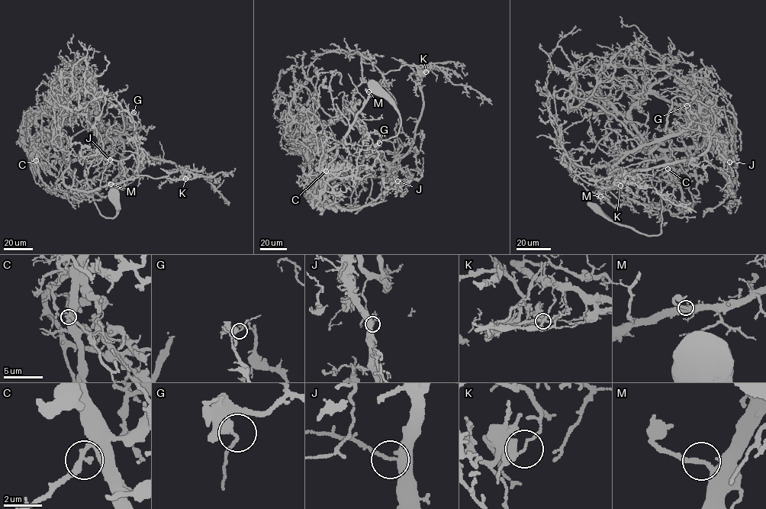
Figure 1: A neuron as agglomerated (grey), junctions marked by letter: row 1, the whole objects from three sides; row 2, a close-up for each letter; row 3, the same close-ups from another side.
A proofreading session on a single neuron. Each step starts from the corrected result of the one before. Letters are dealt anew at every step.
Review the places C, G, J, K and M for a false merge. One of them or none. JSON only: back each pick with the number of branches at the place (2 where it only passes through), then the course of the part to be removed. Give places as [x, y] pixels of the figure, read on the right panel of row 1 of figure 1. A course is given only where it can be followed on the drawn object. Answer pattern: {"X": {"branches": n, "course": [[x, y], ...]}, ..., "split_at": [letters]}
{"K": {"branches": 2, "course": [[620, 185], [628, 173], [698, 158], [711, 132], [642, 143], [586, 101], [612, 78], [614, 55], [628, 76]]}, "split_at": ["K"]}

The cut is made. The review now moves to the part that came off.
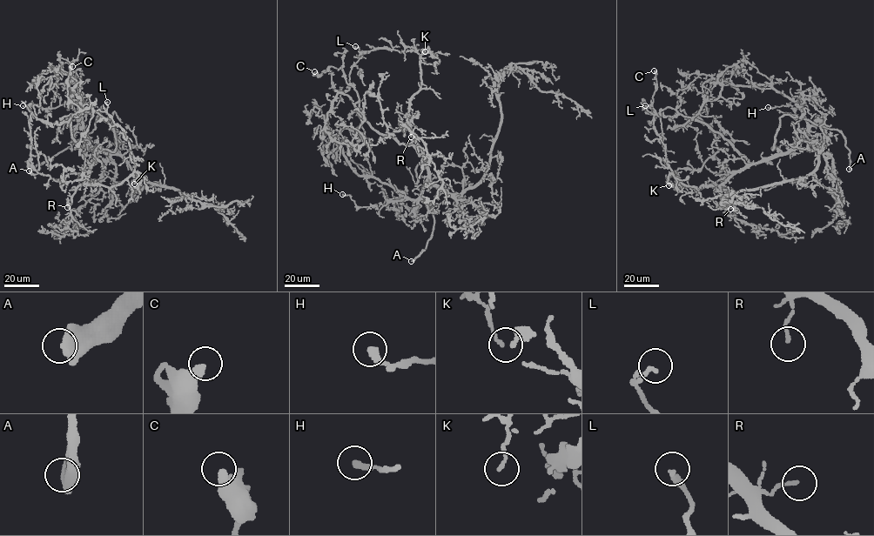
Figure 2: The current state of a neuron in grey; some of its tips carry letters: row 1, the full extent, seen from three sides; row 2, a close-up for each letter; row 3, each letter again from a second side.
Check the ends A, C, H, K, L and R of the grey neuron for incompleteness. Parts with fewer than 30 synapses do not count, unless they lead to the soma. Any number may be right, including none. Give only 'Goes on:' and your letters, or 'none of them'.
Goes on: A

